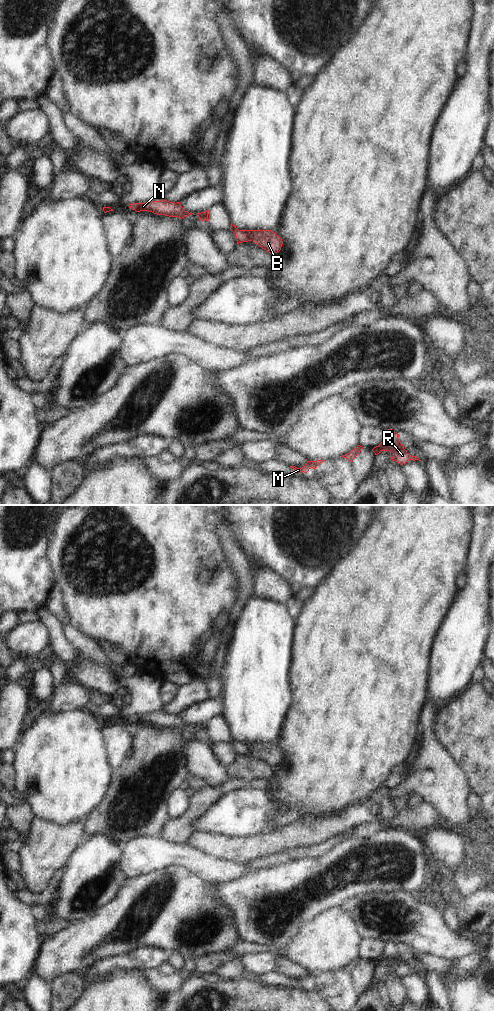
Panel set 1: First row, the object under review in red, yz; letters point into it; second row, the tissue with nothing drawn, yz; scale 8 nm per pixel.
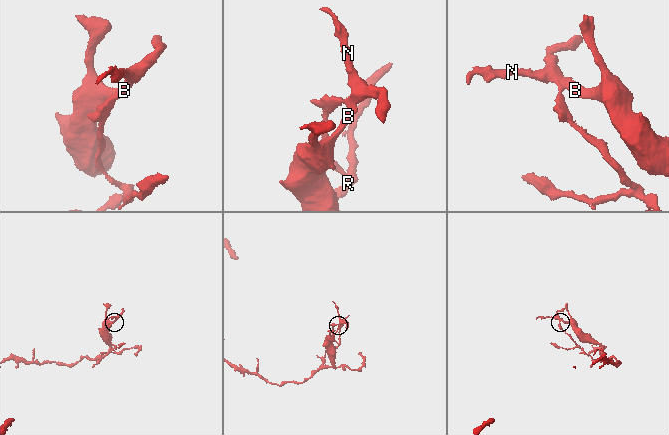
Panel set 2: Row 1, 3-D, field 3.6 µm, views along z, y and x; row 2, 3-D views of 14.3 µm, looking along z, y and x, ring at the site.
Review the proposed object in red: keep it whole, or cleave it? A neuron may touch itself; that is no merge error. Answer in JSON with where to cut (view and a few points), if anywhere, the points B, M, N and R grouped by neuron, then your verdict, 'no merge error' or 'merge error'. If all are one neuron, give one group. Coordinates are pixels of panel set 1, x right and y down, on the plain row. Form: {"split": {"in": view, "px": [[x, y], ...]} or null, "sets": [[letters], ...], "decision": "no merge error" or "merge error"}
{"split": {"in": "yz", "px": [[240, 742], [251, 752]]}, "sets": [["B", "N"], ["M", "R"]], "decision": "merge error"}

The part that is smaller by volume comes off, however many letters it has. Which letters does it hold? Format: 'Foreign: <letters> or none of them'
Foreign: M, R

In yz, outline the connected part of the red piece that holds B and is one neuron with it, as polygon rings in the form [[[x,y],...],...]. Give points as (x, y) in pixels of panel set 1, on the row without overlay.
[[[241,742],[241,744],[247,746],[252,754],[272,767],[281,762],[283,753],[271,742]]]

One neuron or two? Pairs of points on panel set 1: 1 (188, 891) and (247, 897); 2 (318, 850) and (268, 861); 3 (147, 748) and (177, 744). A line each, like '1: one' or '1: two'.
1: two
2: one
3: one

